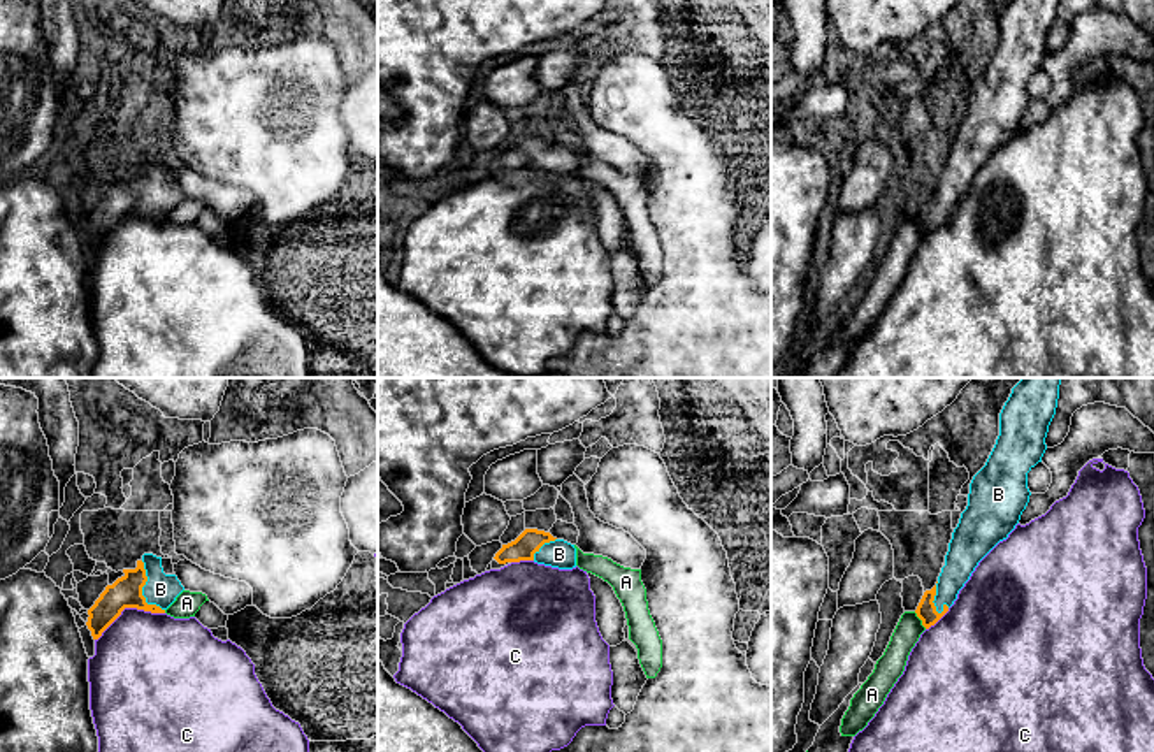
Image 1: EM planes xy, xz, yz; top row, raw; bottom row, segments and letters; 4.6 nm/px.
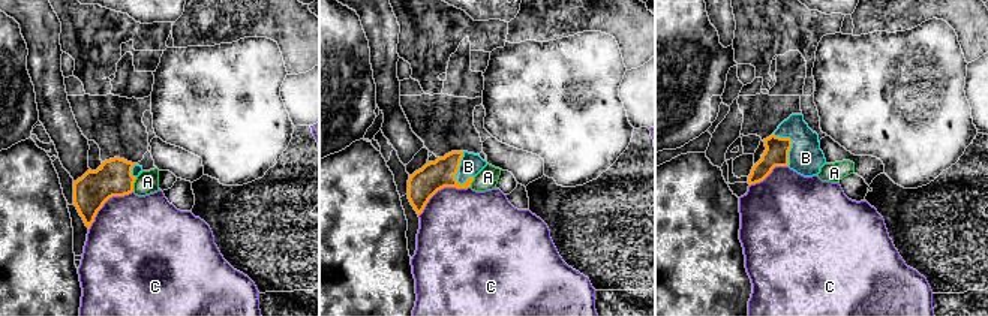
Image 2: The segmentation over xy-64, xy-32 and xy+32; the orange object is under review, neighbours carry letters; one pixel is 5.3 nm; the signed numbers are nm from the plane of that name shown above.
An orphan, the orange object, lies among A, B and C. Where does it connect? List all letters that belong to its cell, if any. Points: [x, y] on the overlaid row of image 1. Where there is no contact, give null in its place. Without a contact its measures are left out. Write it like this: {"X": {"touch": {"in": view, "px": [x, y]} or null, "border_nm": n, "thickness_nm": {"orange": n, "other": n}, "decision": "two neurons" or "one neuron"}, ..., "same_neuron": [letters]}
{"A": {"touch": {"in": "yz", "px": [921, 619]}, "border_nm": 100, "thickness_nm": {"orange": 90, "other": 120}, "decision": "two neurons"}, "B": {"touch": {"in": "xy", "px": [141, 591]}, "border_nm": 260, "thickness_nm": {"orange": 140, "other": 150}, "decision": "one neuron"}, "C": {"touch": {"in": "xy", "px": [129, 607]}, "border_nm": 340, "thickness_nm": {"orange": 140, "other": 440}, "decision": "two neurons"}, "same_neuron": ["B"]}

